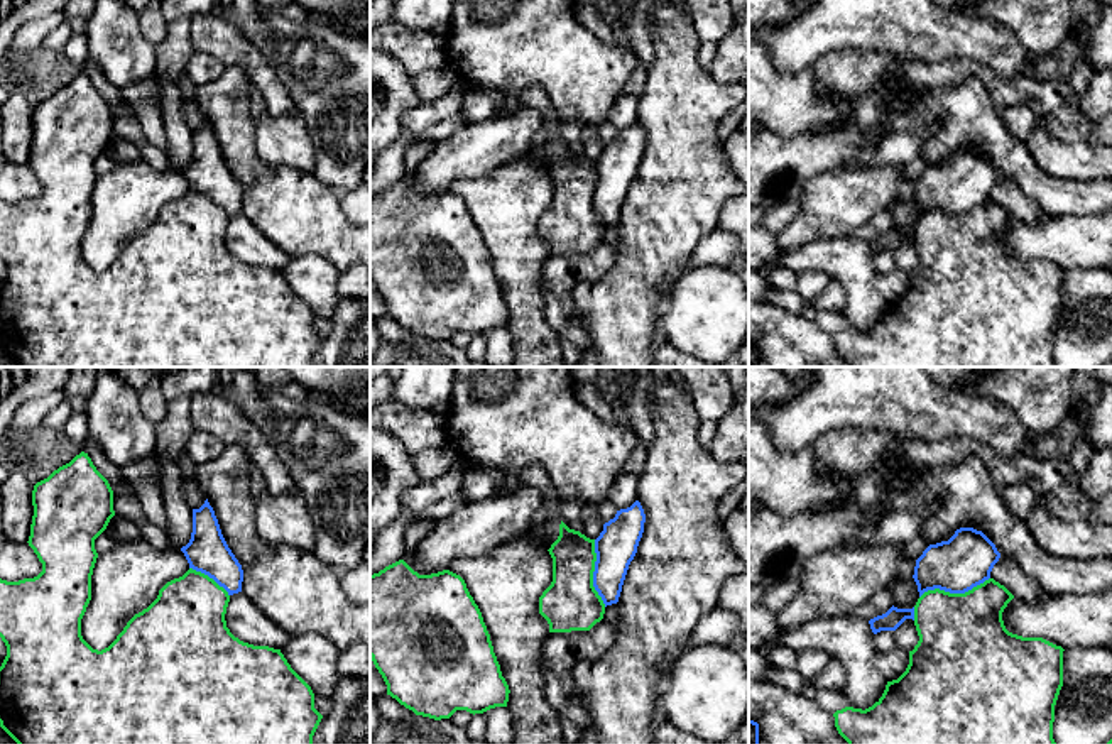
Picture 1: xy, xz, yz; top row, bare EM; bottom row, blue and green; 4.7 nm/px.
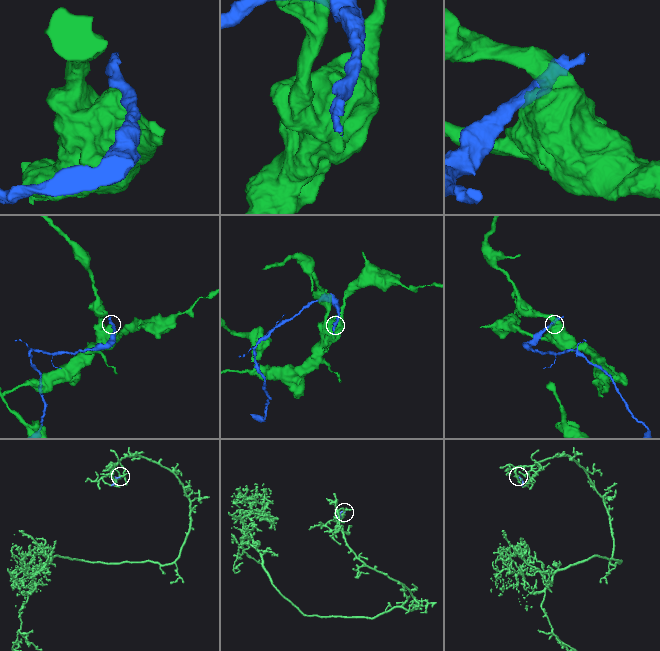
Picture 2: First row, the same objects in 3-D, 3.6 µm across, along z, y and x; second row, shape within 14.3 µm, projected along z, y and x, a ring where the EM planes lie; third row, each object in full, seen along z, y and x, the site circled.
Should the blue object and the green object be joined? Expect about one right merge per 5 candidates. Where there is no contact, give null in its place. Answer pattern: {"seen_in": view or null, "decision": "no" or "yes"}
{"seen_in": "yz", "decision": "no"}

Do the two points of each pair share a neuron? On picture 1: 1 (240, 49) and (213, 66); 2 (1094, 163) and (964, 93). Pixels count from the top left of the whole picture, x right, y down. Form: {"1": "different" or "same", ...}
{"1": "different", "2": "different"}

